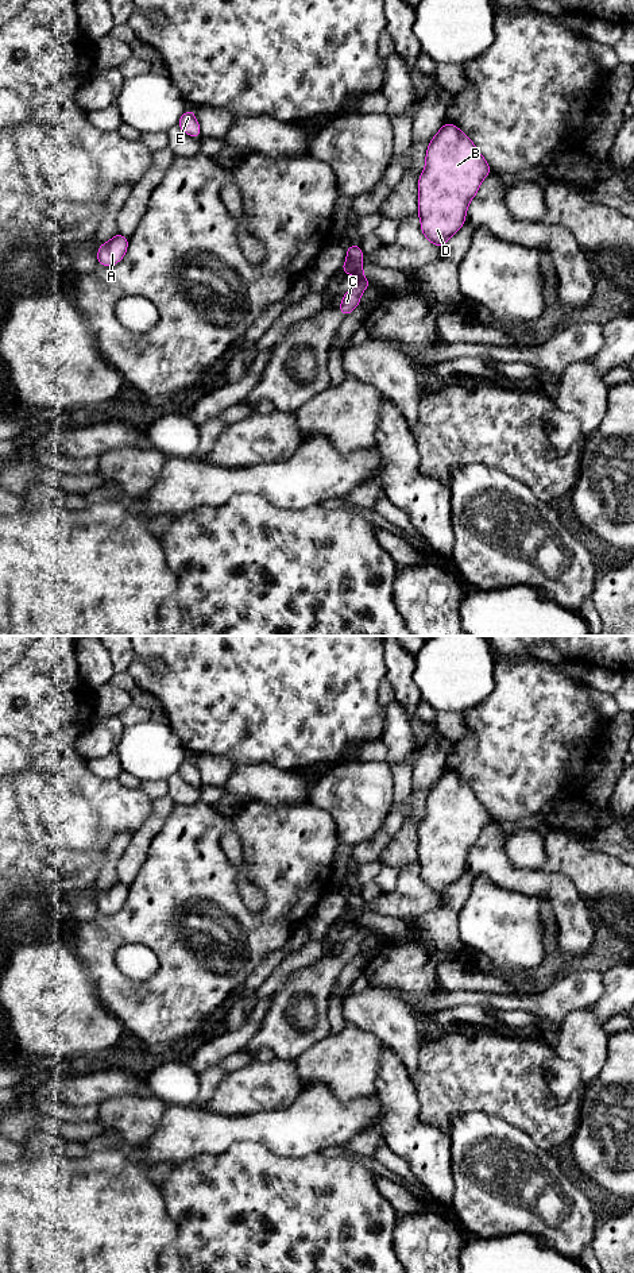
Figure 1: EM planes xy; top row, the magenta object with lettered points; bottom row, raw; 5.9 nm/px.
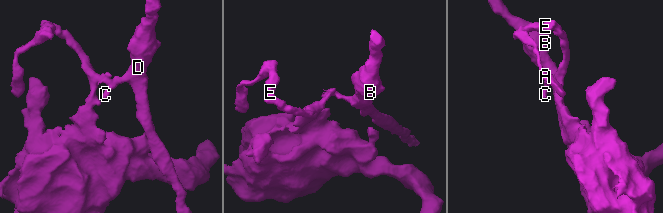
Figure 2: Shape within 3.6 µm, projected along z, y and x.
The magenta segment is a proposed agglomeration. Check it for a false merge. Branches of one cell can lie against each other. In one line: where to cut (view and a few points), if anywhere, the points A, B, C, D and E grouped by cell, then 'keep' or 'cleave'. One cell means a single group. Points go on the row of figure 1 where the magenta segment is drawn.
xy (347, 258), (359, 261) | A E / B C D | cleave

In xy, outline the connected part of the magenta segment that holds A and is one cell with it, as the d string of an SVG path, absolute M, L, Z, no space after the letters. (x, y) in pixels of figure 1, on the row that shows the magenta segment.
M117 232L109 242L98 246L97 263L105 267L117 265L125 255L129 239Z

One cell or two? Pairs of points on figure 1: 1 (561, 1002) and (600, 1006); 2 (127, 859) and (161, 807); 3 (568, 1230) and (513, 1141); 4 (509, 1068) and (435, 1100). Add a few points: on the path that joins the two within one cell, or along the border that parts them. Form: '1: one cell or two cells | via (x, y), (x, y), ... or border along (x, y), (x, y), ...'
1: two cells | border along (600, 973), (603, 992), (591, 1005)
2: one cell | via (138, 847), (157, 820)
3: one cell | via (552, 1208), (513, 1169), (513, 1162)
4: one cell | via (490, 1072), (462, 1073), (453, 1081)

